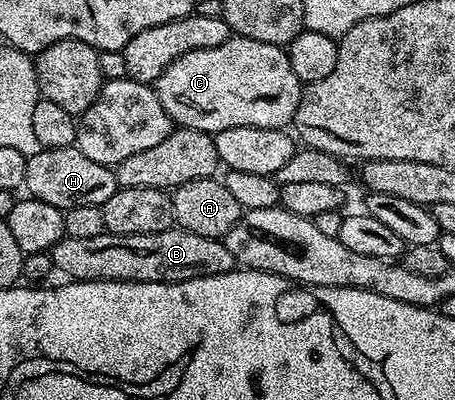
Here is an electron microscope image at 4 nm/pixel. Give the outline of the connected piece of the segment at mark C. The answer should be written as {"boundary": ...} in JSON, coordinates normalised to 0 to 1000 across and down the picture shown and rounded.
{"boundary":[[[510,90],[475,120],[424,125],[369,160],[369,170],[360,170],[347,193],[343,223],[352,260],[360,260],[360,280],[369,280],[376,308],[475,338],[488,325],[530,315],[600,325],[635,318],[659,260],[668,210],[651,180],[642,180],[637,138],[622,118]]]}

